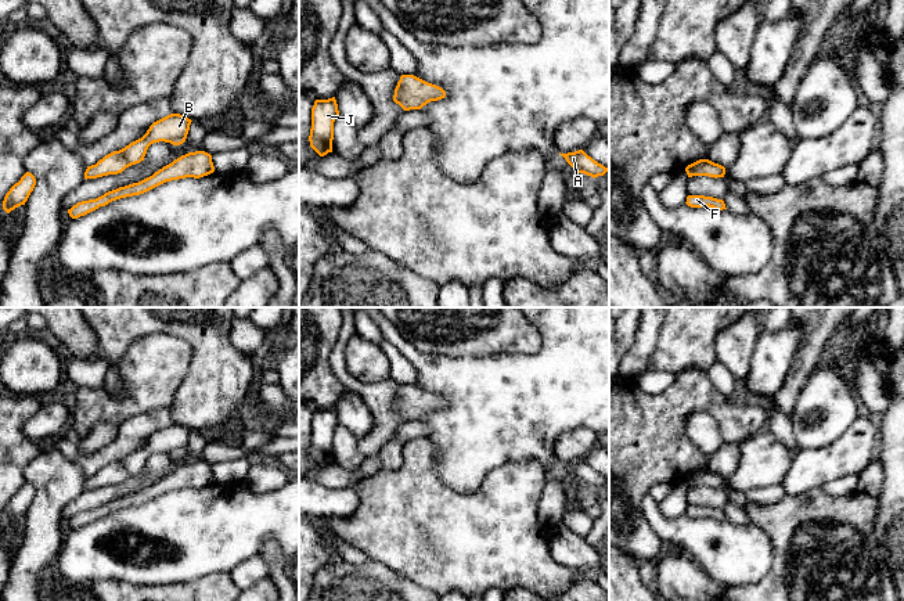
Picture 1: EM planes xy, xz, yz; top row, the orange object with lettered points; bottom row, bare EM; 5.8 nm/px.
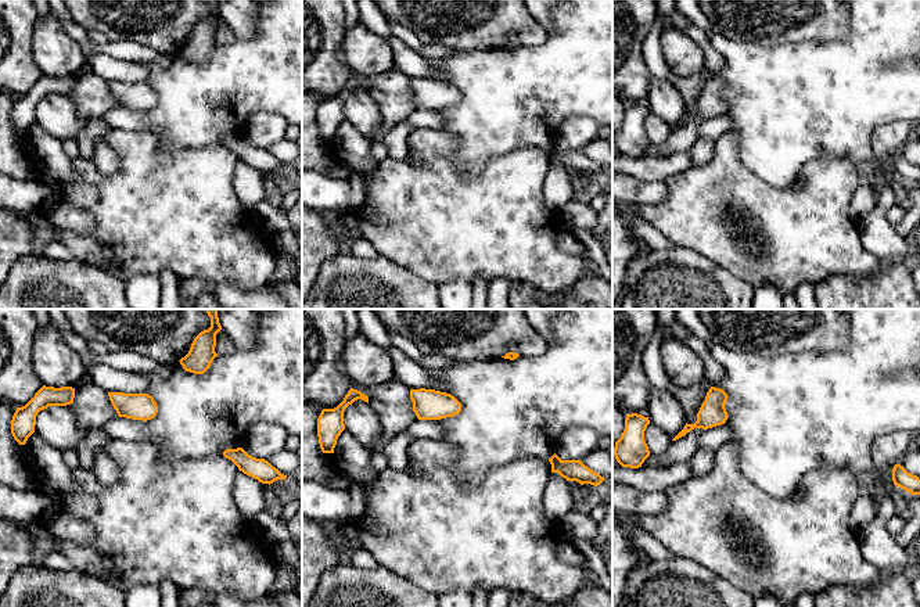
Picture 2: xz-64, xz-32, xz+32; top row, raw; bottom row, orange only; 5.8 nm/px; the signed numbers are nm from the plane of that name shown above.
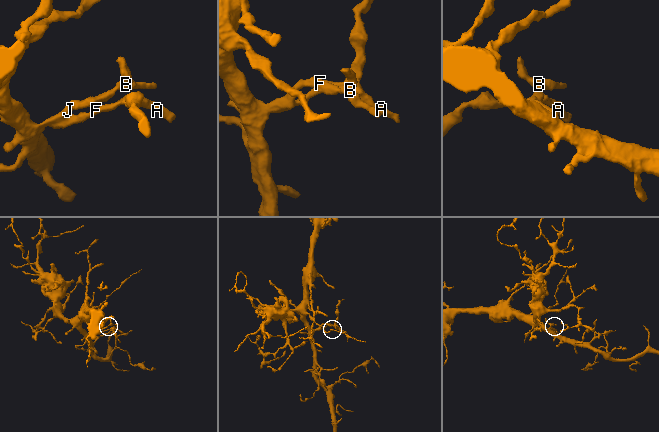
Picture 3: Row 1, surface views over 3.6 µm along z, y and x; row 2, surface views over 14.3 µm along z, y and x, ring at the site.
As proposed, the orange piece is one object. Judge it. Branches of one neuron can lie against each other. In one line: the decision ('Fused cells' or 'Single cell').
Single cell

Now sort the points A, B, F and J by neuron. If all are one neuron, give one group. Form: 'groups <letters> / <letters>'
groups A B F J

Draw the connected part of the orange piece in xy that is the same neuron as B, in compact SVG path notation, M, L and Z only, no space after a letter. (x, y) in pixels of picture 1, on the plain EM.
M170 424L154 432L141 449L119 461L105 465L96 475L87 476L84 489L122 483L126 478L144 471L148 457L154 453L183 454L187 449L191 432L191 429L180 424Z

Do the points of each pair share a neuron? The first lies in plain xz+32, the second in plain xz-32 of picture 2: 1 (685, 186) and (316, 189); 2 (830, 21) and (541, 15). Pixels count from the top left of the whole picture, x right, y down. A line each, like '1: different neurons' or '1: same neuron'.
1: different neurons
2: different neurons

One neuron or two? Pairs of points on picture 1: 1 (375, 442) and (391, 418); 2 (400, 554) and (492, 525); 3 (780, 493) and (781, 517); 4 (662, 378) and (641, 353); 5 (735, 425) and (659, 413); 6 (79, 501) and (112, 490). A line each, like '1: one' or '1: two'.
1: one
2: one
3: two
4: two
5: one
6: one

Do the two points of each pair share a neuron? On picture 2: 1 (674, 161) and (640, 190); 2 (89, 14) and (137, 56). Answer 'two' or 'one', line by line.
1: two
2: two

